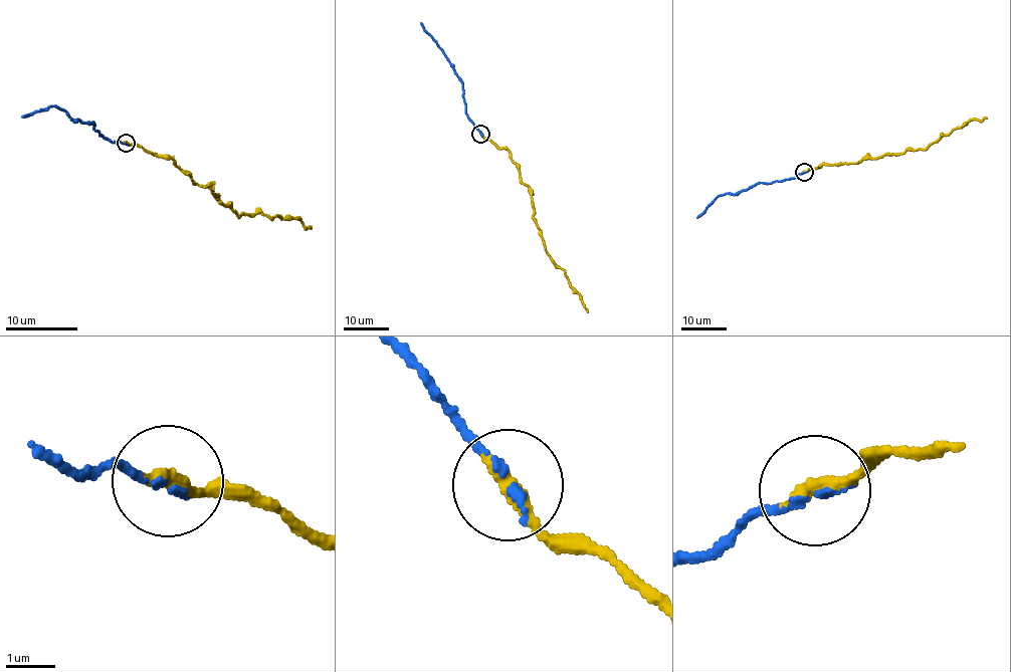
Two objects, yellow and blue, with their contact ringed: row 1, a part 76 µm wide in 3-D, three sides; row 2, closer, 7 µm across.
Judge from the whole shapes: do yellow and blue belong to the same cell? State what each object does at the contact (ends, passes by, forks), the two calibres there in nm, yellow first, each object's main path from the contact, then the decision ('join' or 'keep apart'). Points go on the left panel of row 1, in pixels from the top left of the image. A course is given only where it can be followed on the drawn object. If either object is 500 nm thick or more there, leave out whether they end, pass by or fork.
yellow ends; blue ends; calibres 360 and 130 nm; course yellow (125, 144), (172, 158), (239, 217), (295, 217), (312, 229); course blue (125, 144), (104, 138), (96, 132), (93, 122), (71, 119), (52, 104), (21, 118); join

